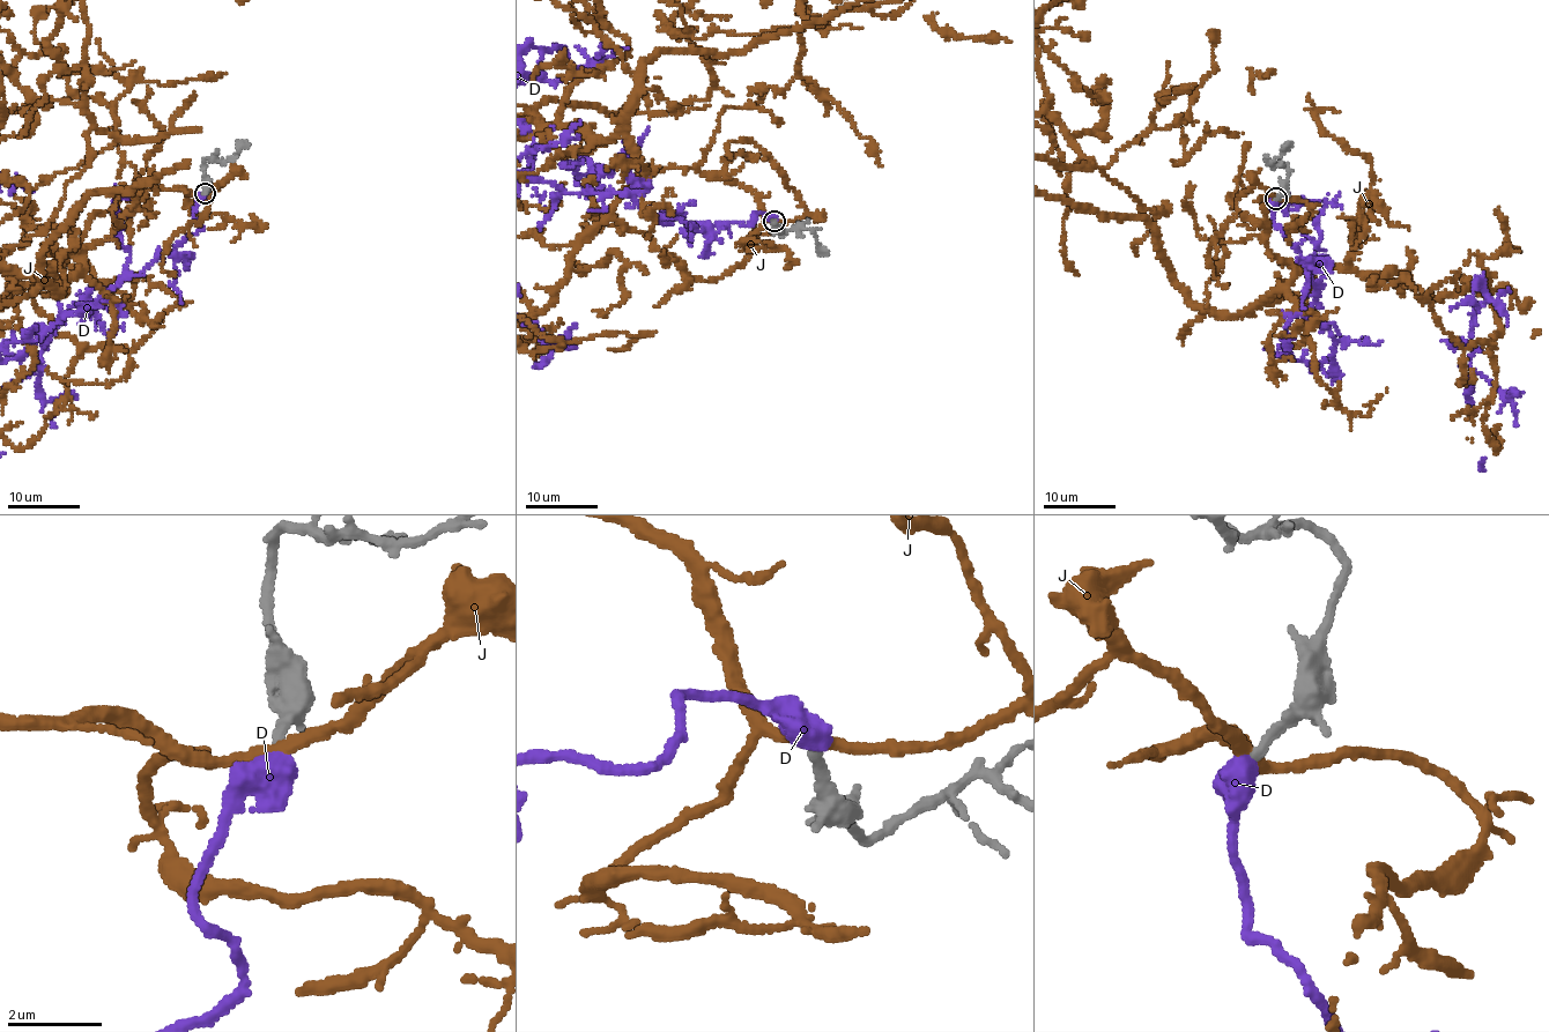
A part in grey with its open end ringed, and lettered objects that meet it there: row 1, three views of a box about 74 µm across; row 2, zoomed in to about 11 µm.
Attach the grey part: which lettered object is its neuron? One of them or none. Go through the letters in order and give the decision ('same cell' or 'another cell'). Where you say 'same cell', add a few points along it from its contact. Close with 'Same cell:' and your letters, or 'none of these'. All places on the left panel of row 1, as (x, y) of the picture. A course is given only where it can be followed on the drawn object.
D: same cell
J: another cell
Same cell: D

